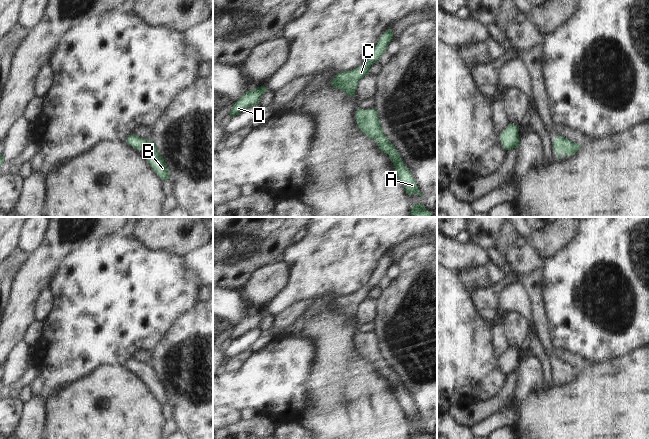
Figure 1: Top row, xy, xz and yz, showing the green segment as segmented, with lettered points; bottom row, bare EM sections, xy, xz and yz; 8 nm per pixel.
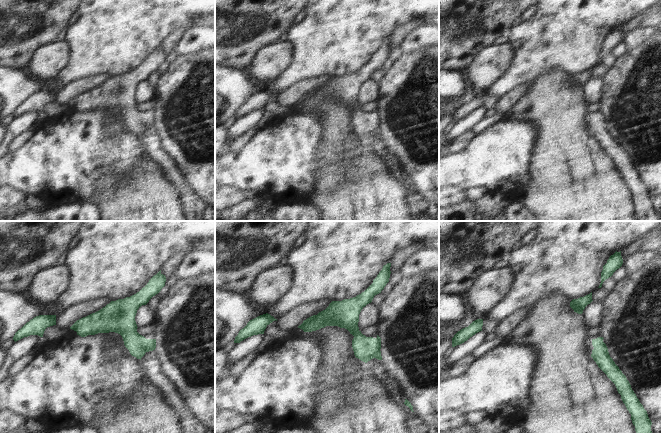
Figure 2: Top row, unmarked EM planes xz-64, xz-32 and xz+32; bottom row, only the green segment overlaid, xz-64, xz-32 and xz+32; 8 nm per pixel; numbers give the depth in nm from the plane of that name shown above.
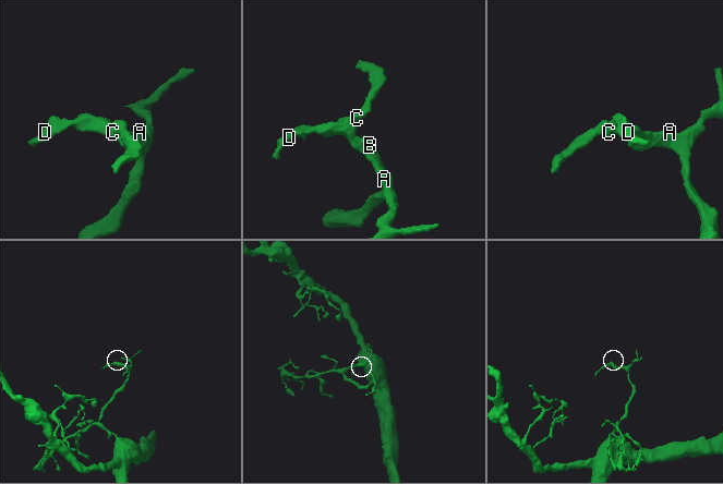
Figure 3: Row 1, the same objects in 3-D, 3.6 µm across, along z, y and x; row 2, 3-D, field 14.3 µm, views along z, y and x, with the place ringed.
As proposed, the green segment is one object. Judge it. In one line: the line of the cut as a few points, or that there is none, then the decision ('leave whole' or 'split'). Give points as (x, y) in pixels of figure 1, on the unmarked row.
no cut | leave whole

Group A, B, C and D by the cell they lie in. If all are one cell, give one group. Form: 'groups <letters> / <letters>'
groups A B C D

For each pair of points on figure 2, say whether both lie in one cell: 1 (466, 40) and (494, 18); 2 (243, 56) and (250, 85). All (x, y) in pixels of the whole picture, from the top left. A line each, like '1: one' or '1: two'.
1: one
2: two

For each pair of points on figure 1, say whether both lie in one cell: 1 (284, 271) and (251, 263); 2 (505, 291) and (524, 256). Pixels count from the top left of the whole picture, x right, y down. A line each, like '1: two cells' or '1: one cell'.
1: two cells
2: two cells

